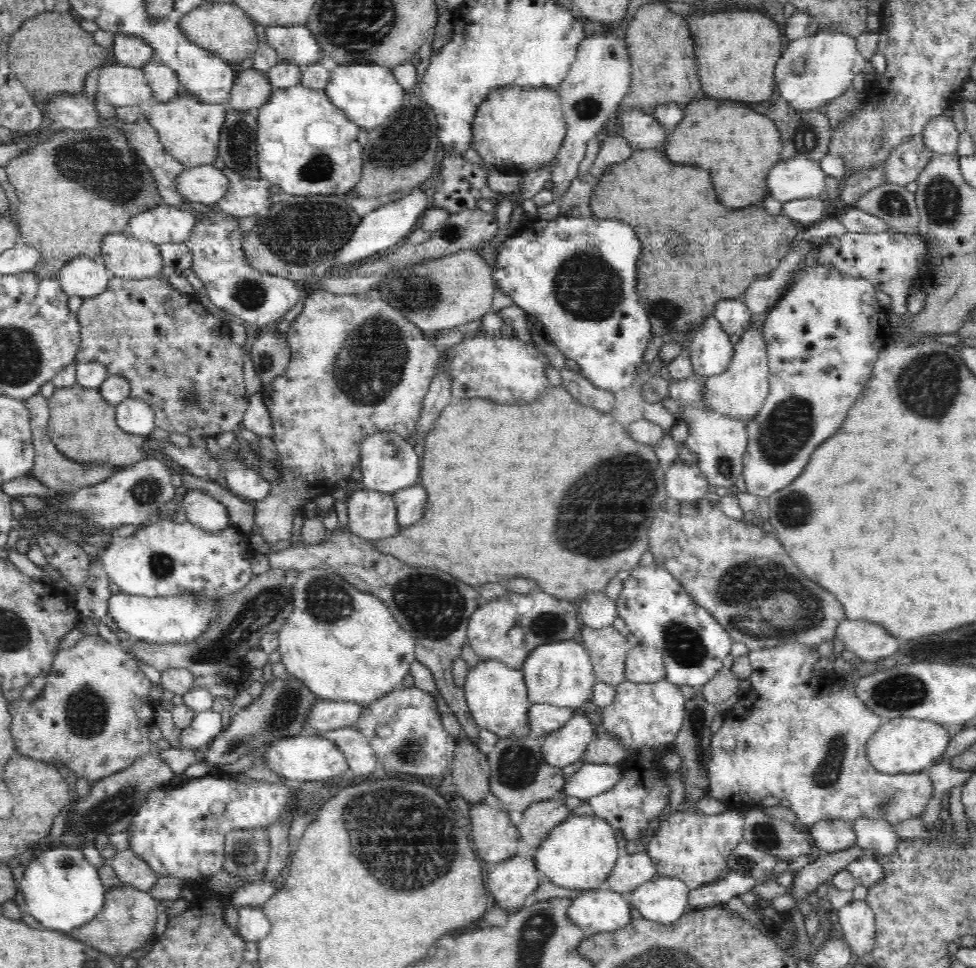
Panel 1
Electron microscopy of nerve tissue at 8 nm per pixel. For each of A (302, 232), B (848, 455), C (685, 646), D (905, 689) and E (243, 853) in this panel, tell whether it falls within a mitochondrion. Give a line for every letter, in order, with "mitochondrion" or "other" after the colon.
A: mitochondrion
B: other
C: mitochondrion
D: mitochondrion
E: mitochondrion

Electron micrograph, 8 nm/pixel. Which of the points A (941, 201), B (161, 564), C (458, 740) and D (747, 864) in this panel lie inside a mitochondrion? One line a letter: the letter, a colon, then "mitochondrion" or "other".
A: mitochondrion
B: mitochondrion
C: other
D: mitochondrion

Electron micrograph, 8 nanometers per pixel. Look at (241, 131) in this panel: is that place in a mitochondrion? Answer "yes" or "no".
yes

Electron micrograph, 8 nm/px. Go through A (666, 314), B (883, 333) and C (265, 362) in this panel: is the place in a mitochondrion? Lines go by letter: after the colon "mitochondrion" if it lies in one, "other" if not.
A: mitochondrion
B: other
C: mitochondrion

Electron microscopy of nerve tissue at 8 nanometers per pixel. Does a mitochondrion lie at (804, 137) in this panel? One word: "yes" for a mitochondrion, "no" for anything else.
yes

